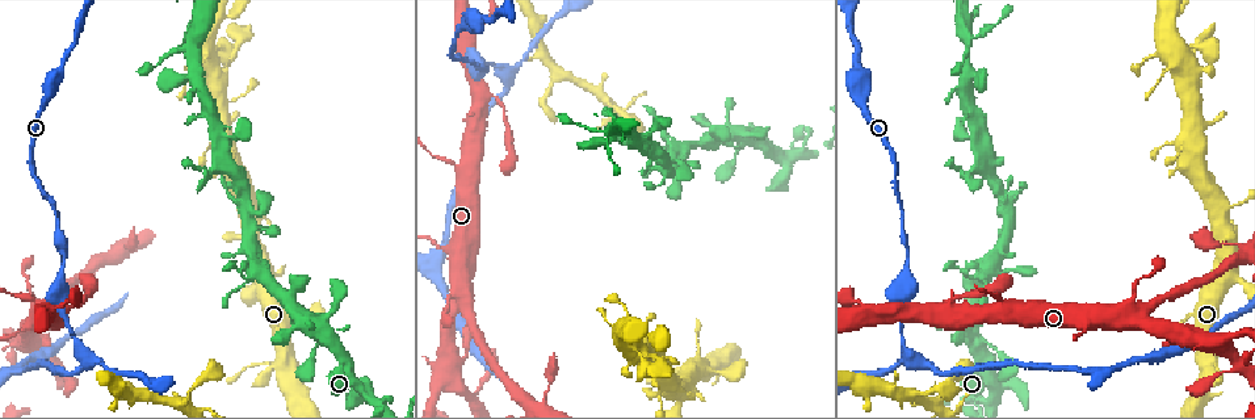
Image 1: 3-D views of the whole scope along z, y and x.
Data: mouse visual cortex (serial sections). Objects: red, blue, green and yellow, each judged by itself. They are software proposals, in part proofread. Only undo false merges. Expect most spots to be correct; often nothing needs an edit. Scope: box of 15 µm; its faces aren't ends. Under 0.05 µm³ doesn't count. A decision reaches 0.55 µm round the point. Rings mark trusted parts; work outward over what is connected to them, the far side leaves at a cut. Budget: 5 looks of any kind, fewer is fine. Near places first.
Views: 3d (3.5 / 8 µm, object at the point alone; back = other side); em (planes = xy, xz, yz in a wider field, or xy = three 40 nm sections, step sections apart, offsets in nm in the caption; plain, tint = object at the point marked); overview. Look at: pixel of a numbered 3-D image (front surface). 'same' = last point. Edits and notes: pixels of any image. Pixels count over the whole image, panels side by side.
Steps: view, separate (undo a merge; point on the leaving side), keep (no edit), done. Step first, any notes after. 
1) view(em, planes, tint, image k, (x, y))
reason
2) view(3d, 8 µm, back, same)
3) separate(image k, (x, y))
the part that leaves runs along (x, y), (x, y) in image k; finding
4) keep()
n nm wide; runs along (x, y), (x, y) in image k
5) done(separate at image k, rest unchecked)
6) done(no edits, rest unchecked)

view(3d, 3.5 µm, image 1, (1135, 311))
abrupt turn

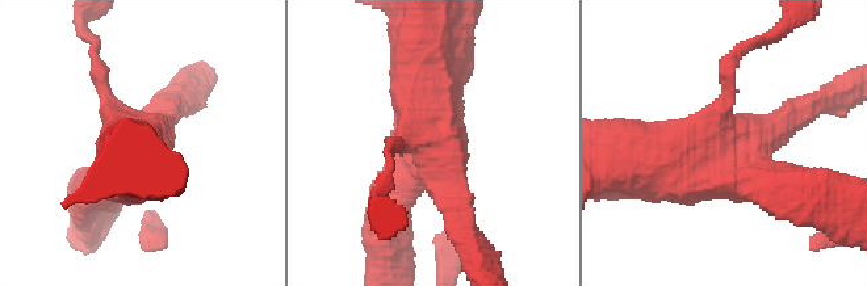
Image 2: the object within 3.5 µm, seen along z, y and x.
view(em, xy, step 5, tint, image 2, (735, 135))
need the tissue

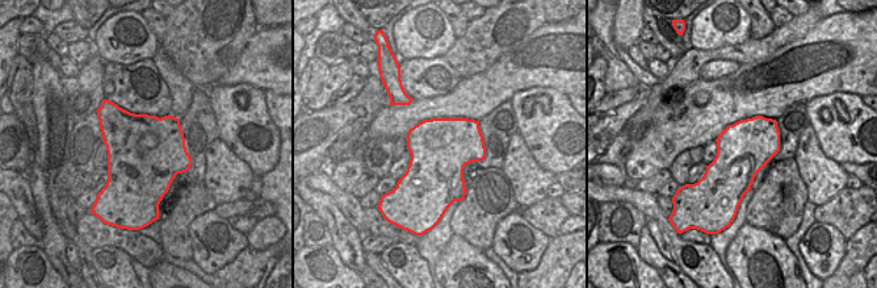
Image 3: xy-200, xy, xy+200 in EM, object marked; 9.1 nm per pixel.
keep()
all the same cell

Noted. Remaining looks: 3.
view(3d, 8 µm, image 1, (917, 360))
calibre changes

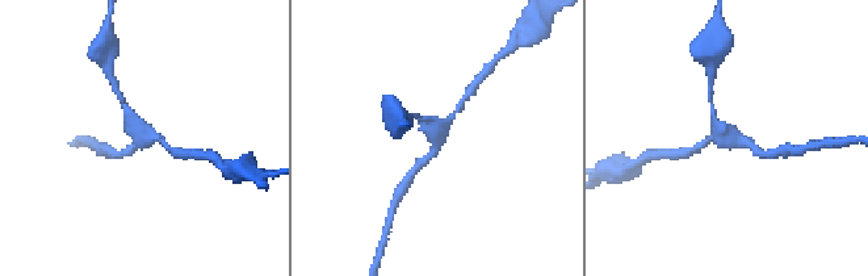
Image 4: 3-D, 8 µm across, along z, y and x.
view(em, xy, step 2, tint, image 4, (435, 139))
3 arms; arms of 150, 200, 250 nm

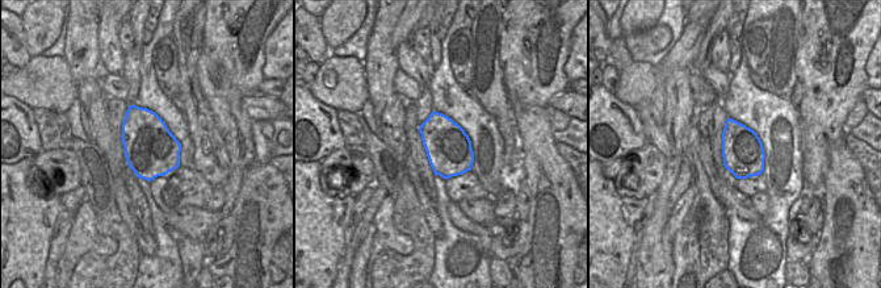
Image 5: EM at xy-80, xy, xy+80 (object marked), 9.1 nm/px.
keep()
runs along (712, 105), (724, 136), (755, 150) in image 4; continuous, no second cell

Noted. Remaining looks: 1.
done(no edits, rest unchecked)

